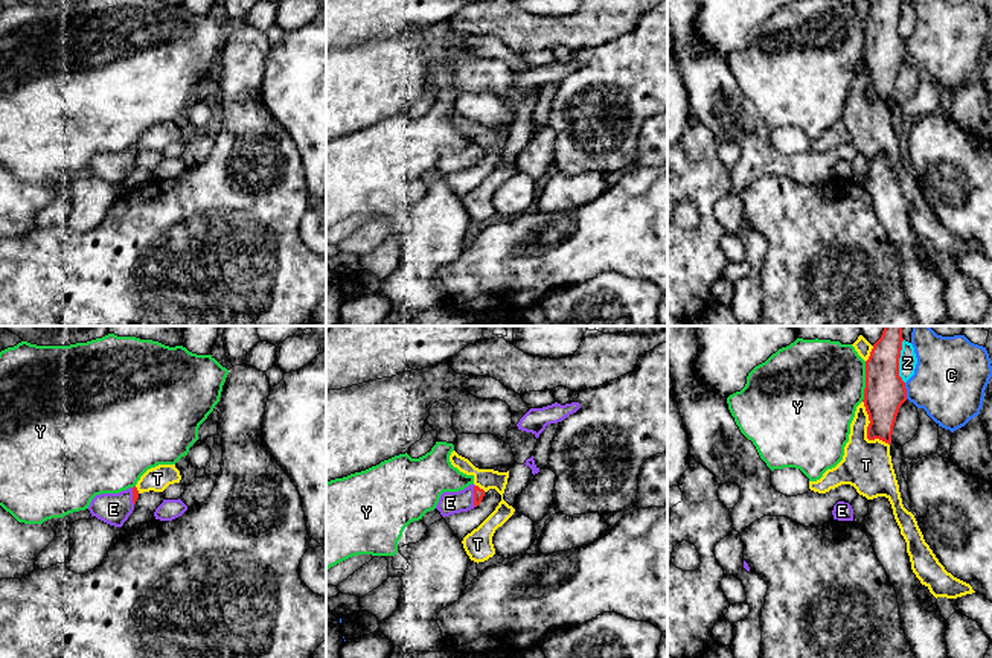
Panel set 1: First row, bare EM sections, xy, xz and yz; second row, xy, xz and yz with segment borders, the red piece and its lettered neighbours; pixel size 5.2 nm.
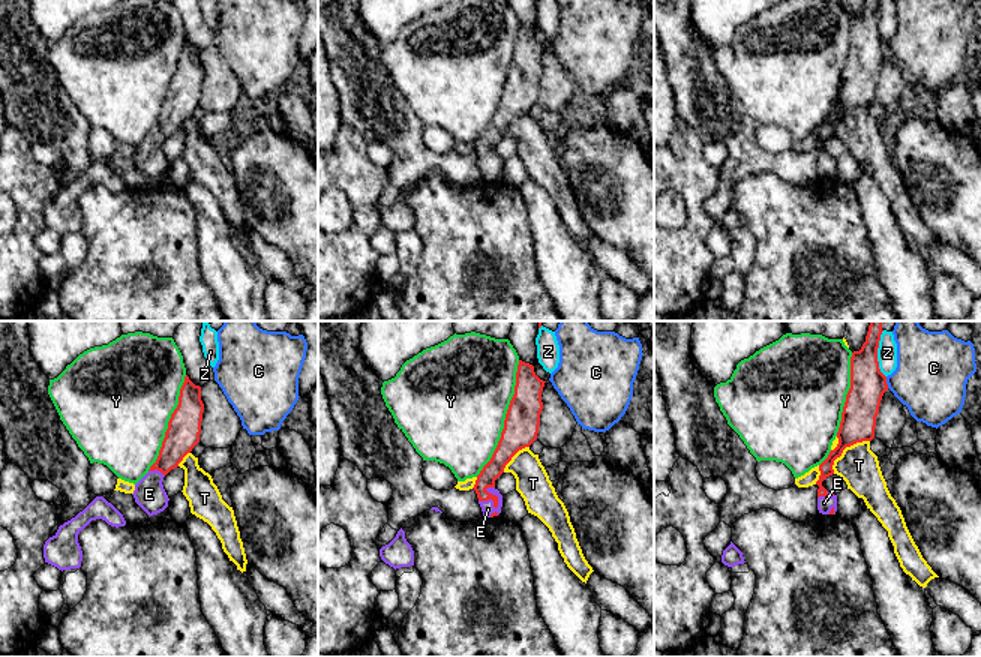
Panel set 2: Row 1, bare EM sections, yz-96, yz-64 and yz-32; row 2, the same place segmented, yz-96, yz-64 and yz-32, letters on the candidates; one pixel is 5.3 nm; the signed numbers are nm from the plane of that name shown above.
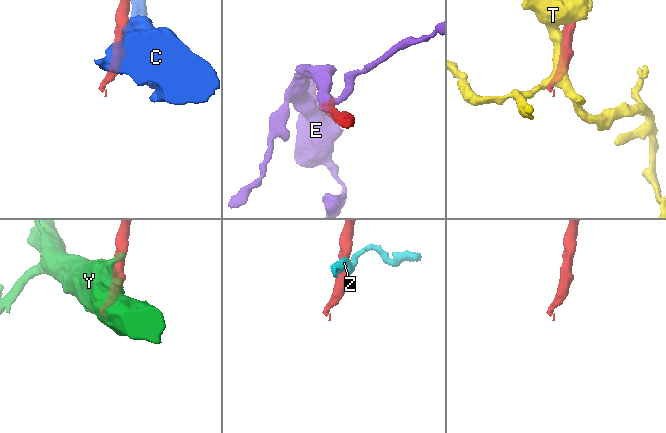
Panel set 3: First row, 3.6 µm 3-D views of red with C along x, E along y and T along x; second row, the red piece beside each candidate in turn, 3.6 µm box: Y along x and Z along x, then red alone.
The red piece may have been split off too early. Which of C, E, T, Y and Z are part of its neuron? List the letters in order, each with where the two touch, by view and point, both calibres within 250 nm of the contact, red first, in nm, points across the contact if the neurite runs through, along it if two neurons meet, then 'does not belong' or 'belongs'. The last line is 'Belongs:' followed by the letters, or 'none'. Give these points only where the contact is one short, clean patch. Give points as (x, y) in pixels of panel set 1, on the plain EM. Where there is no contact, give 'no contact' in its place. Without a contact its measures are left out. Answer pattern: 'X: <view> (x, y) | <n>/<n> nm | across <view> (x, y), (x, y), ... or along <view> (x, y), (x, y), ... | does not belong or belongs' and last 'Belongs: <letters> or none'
C: yz (905, 49) | 220/380 nm | does not belong
E: xz (474, 154) | 60/120 nm | belongs
T: yz (867, 89) | 220/260 nm | does not belong
Y: yz (866, 40) | 220/460 nm | does not belong
Z: yz (898, 22) | 220/100 nm | along yz (901, 0), (899, 35), (904, 41) | does not belong
Belongs: E

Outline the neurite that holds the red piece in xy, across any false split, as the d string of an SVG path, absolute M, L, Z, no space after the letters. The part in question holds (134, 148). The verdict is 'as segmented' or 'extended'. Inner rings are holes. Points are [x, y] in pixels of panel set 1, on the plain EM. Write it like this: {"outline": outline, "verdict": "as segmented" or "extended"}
{"outline": "M136 145L119 152L101 152L91 158L88 169L91 175L110 184L122 186L133 172L137 157L139 149Z", "verdict": "extended"}

